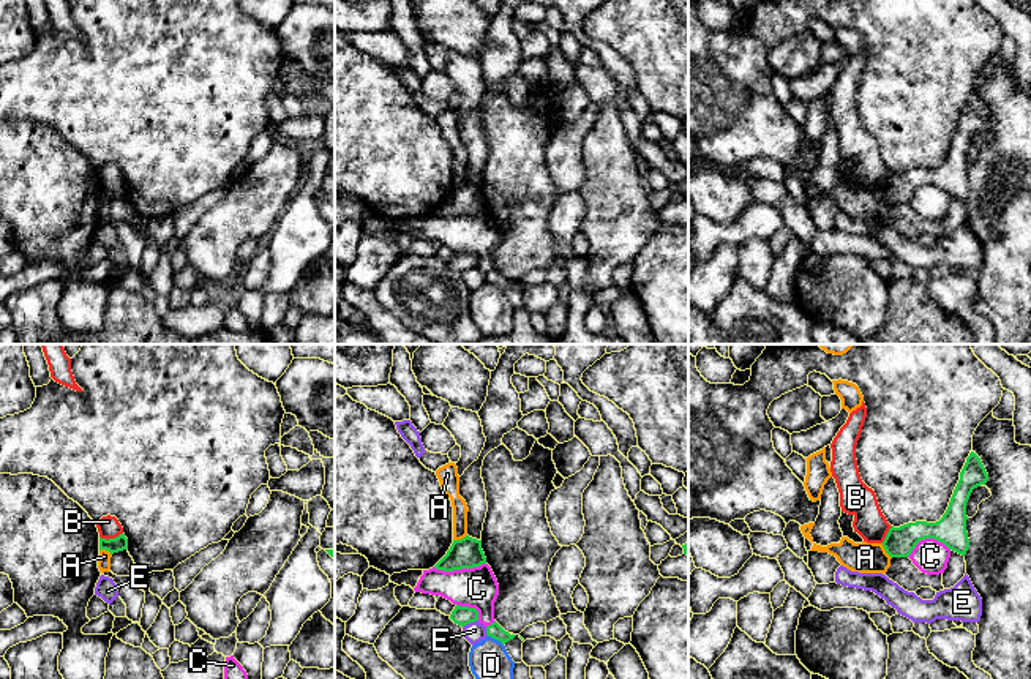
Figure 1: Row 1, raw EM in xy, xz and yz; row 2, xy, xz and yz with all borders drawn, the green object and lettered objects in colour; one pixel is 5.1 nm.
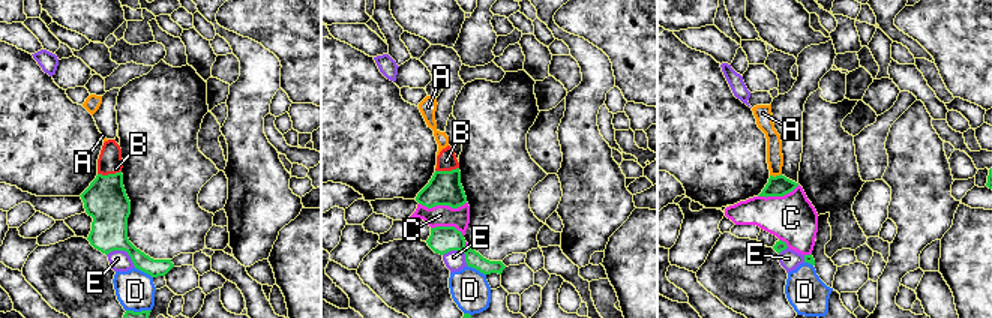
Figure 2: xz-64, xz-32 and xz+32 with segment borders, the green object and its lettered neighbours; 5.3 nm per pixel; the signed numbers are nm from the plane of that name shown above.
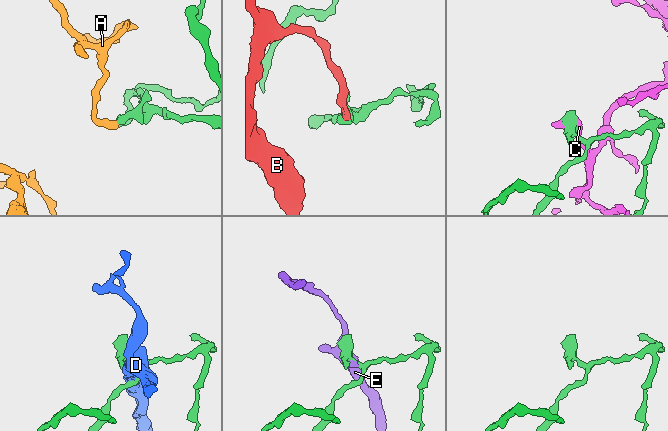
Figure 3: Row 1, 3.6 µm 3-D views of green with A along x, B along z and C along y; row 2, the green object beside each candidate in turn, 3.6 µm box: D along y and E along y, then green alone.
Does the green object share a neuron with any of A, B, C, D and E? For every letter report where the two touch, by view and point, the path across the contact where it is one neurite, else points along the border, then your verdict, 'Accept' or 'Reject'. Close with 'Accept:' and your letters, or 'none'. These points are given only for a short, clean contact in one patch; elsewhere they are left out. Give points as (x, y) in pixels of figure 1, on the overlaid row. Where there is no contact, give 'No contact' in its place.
A: Touches green at yz (886, 551). Boundary: yz (881, 543), (891, 558). Reject
B: Touches green at xy (111, 539). Path across: xy (119, 543), (111, 539), (108, 526). Accept
C: Touches green at xz (458, 569). Reject
D: Touches green at xz (496, 638). Reject
E: Touches green at xz (469, 622). Boundary: xz (477, 619), (463, 627). Reject
Accept: B

